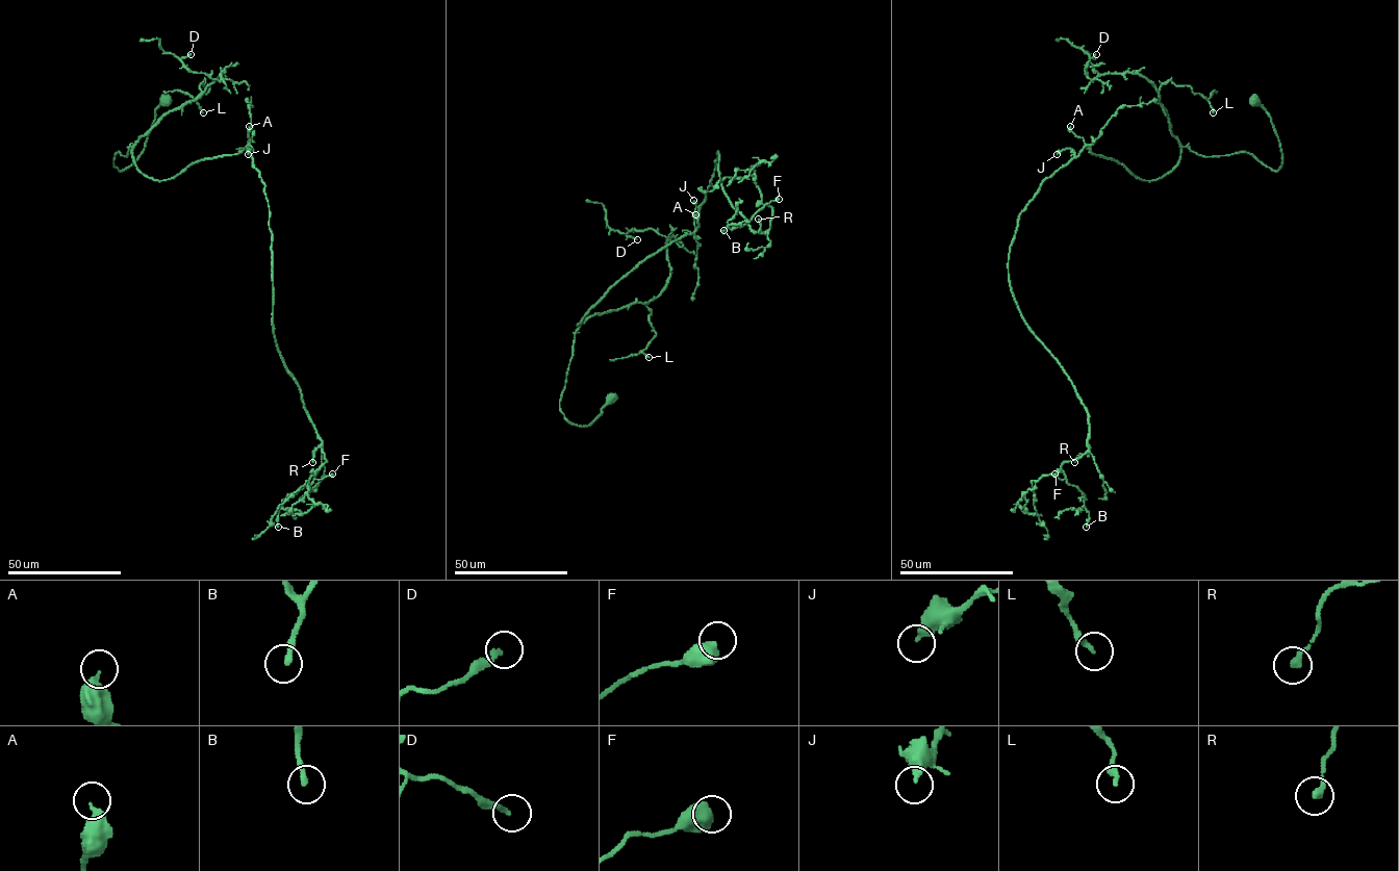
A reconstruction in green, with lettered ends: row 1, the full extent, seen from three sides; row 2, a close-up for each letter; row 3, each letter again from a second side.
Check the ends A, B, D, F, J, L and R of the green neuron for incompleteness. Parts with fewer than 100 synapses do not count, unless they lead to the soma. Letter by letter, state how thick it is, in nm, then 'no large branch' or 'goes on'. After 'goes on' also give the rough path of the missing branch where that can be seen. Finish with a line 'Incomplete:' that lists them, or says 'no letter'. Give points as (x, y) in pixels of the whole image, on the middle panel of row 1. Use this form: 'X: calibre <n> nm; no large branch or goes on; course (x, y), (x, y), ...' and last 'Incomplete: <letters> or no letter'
A: calibre 360 nm; no large branch
B: calibre 240 nm; goes on; course (723, 230), (706, 231), (697, 216), (694, 219), (686, 216), (688, 223)
D: calibre 200 nm; no large branch
F: calibre 650 nm; no large branch
J: calibre 320 nm; no large branch
L: calibre 240 nm; no large branch
R: calibre 240 nm; no large branch
Incomplete: B

